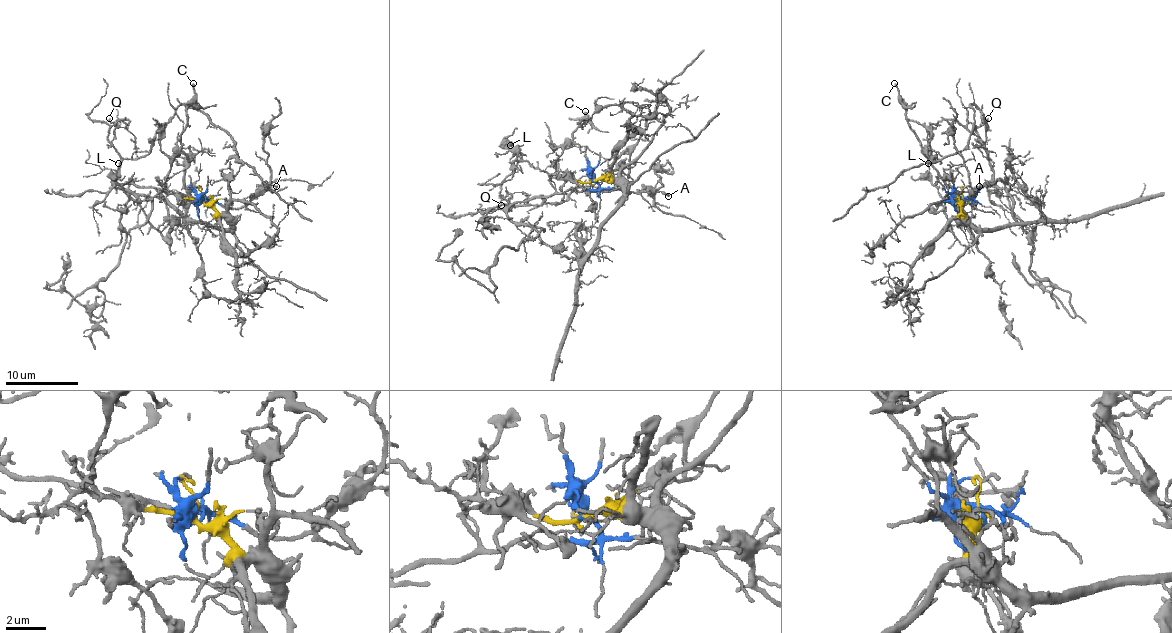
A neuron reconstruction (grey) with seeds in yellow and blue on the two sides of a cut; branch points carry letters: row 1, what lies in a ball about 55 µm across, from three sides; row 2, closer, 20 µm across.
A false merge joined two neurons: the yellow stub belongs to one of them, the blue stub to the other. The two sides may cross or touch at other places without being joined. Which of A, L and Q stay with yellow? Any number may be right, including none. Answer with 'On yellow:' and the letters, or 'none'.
On yellow: none

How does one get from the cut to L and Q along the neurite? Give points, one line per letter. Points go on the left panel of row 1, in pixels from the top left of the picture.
L: (201, 200), (207, 198), (158, 193), (149, 200), (136, 202), (116, 182), (118, 164)
Q: (201, 200), (207, 198), (174, 194), (116, 180), (120, 158), (113, 144), (118, 125), (109, 118)

